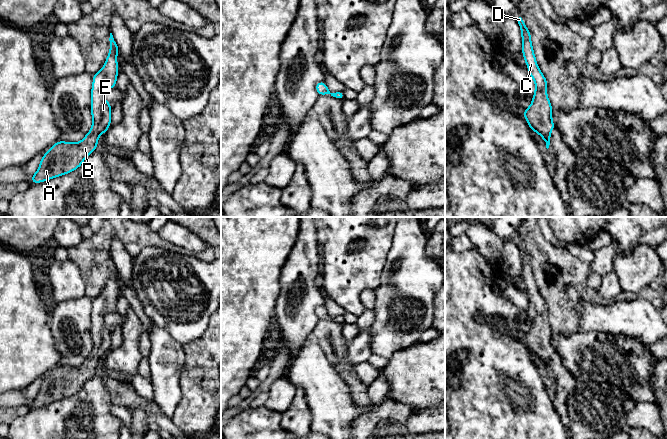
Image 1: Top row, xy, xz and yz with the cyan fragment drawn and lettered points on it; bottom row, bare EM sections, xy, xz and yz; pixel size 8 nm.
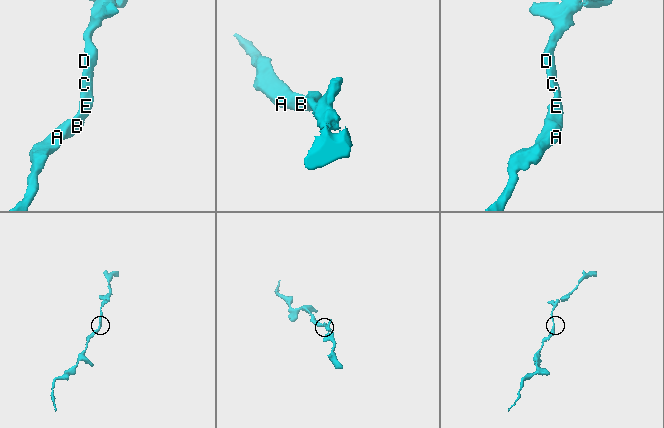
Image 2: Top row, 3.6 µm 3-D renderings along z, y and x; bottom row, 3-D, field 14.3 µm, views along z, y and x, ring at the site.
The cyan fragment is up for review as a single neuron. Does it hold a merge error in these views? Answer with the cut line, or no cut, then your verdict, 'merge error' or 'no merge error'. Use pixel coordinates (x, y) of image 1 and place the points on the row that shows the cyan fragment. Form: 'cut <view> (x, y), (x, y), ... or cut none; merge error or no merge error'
cut none; no merge error

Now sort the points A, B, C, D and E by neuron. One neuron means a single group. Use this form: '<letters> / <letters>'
A B C D E

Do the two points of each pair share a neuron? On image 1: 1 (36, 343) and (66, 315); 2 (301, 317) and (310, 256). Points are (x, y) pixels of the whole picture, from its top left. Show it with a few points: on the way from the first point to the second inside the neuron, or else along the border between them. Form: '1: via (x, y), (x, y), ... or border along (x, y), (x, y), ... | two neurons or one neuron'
1: border along (49, 306), (50, 329), (54, 346), (58, 351) | two neurons
2: via (303, 302), (309, 293), (308, 271) | one neuron

